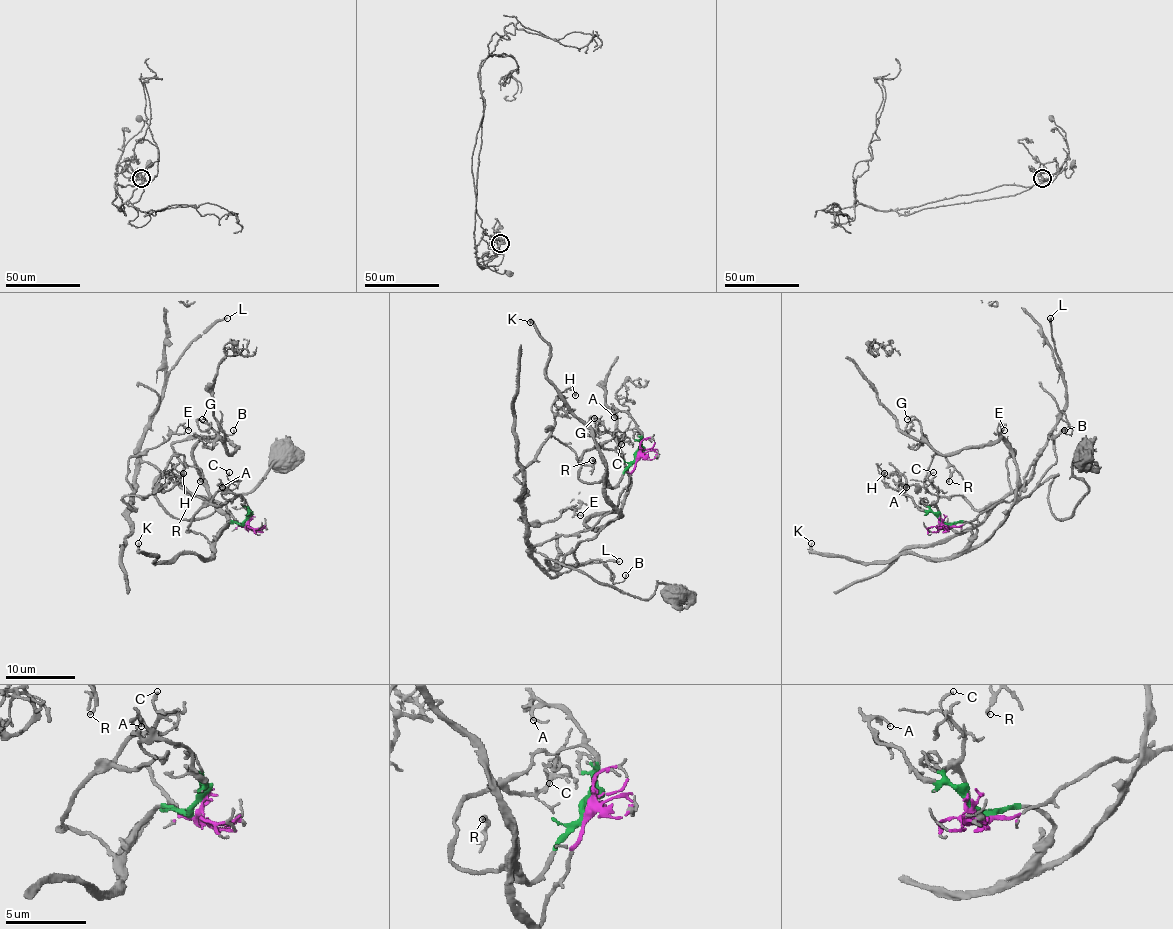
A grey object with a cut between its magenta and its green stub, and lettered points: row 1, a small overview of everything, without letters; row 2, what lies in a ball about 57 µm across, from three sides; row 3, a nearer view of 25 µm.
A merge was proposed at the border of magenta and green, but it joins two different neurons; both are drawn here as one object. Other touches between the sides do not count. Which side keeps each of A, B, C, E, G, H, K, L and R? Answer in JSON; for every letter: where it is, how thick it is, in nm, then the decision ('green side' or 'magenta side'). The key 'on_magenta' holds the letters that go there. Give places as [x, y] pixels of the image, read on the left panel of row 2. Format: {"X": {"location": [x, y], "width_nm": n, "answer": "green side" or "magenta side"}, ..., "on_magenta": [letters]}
{"A": {"location": [222, 487], "width_nm": 90, "answer": "green side"}, "B": {"location": [233, 430], "width_nm": 150, "answer": "green side"}, "C": {"location": [229, 472], "width_nm": 160, "answer": "green side"}, "E": {"location": [188, 430], "width_nm": 180, "answer": "magenta side"}, "G": {"location": [202, 419], "width_nm": 140, "answer": "green side"}, "H": {"location": [183, 473], "width_nm": 200, "answer": "magenta side"}, "K": {"location": [138, 543], "width_nm": 160, "answer": "green side"}, "L": {"location": [227, 318], "width_nm": 240, "answer": "magenta side"}, "R": {"location": [200, 481], "width_nm": 160, "answer": "magenta side"}, "on_magenta": ["E", "H", "L", "R"]}

